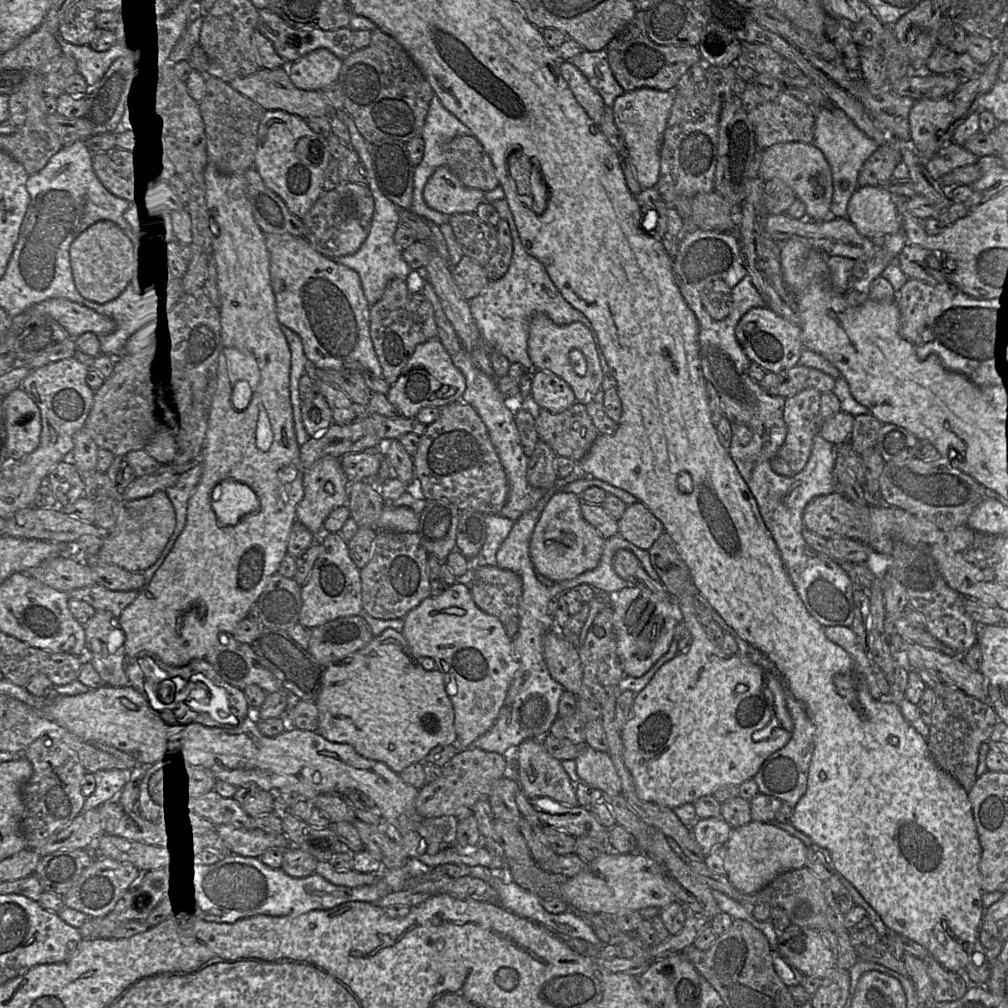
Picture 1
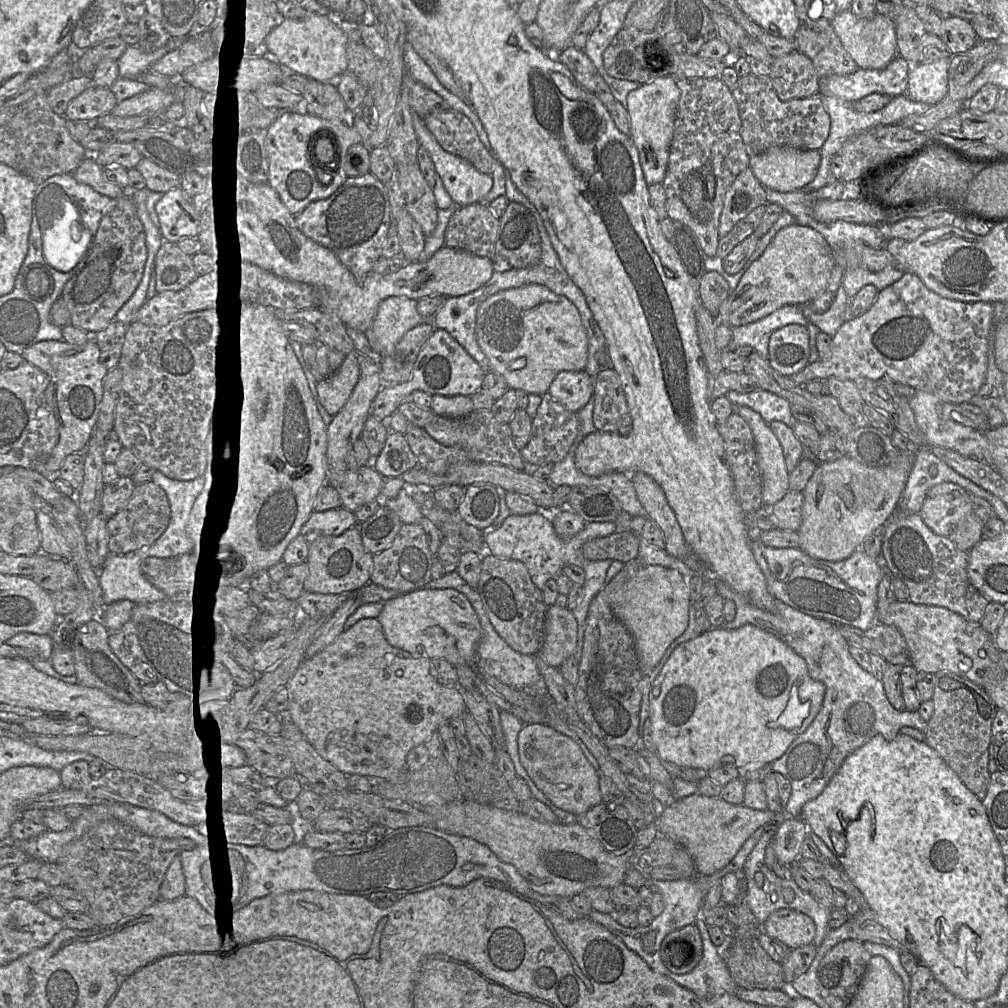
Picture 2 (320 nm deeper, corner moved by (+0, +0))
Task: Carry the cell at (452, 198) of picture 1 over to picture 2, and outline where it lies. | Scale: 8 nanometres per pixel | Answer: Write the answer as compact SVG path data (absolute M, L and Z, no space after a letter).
M414 112L412 115L412 123L419 145L424 147L430 155L437 175L441 178L447 193L455 204L461 207L478 203L490 192L493 185L491 175L480 173L468 161L445 151L437 142L433 134L428 130L423 118Z

